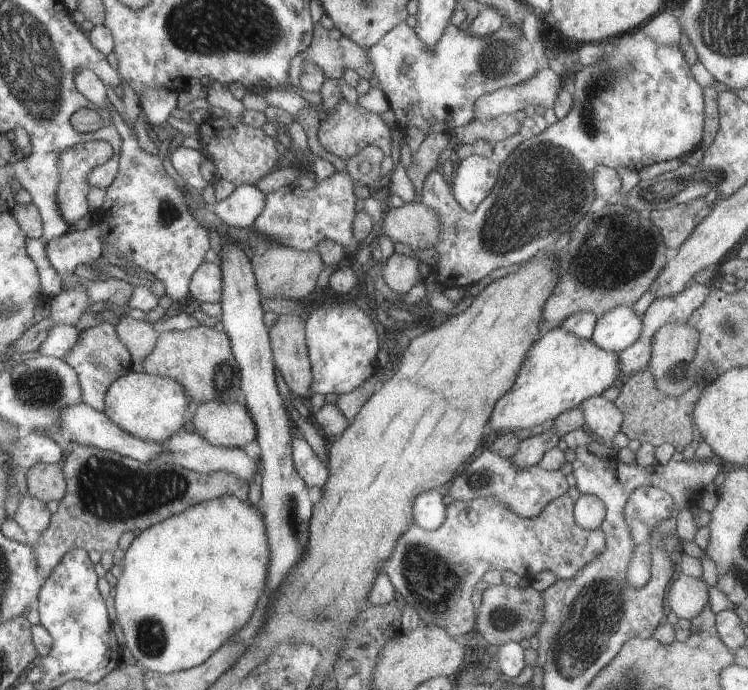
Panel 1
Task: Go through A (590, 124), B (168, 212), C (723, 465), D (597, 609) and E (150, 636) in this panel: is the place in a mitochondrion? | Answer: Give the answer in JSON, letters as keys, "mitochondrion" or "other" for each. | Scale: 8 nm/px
{"A":"mitochondrion","B":"mitochondrion","C":"other","D":"mitochondrion","E":"mitochondrion"}

